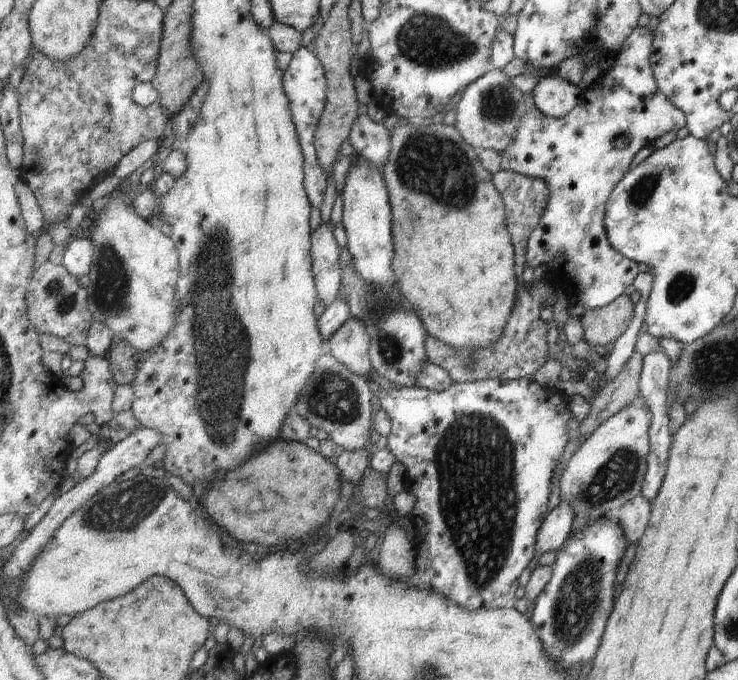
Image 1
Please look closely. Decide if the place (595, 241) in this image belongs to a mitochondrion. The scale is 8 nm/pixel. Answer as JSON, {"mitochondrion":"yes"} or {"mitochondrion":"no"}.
{"mitochondrion":"no"}

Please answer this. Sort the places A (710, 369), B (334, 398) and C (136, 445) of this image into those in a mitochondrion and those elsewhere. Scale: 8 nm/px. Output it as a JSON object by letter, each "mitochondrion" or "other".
{"A":"mitochondrion","B":"mitochondrion","C":"other"}

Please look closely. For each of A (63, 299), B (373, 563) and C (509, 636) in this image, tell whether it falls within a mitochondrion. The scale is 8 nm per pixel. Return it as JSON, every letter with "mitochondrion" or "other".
{"A":"mitochondrion","B":"other","C":"other"}

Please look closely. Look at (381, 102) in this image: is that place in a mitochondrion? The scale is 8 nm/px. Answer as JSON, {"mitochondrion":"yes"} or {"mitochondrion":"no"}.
{"mitochondrion":"no"}

